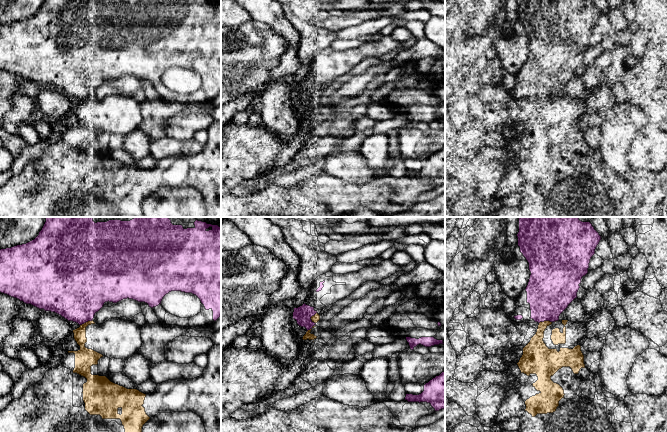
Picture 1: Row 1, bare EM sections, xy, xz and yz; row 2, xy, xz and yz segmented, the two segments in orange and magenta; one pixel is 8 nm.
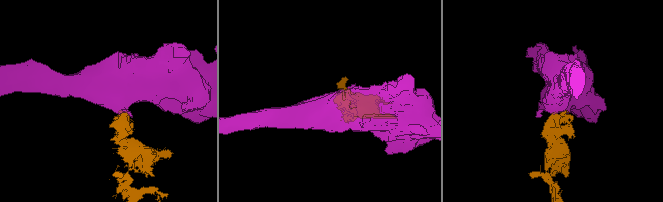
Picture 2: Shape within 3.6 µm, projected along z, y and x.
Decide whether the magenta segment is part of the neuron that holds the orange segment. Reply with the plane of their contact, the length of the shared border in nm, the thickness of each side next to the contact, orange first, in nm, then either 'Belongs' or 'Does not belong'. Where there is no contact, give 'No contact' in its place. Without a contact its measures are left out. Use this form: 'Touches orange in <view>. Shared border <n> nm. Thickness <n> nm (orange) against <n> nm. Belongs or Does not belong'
Touches orange in xz. Shared border 100 nm. Thickness 60 nm (orange) against 140 nm. Does not belong

